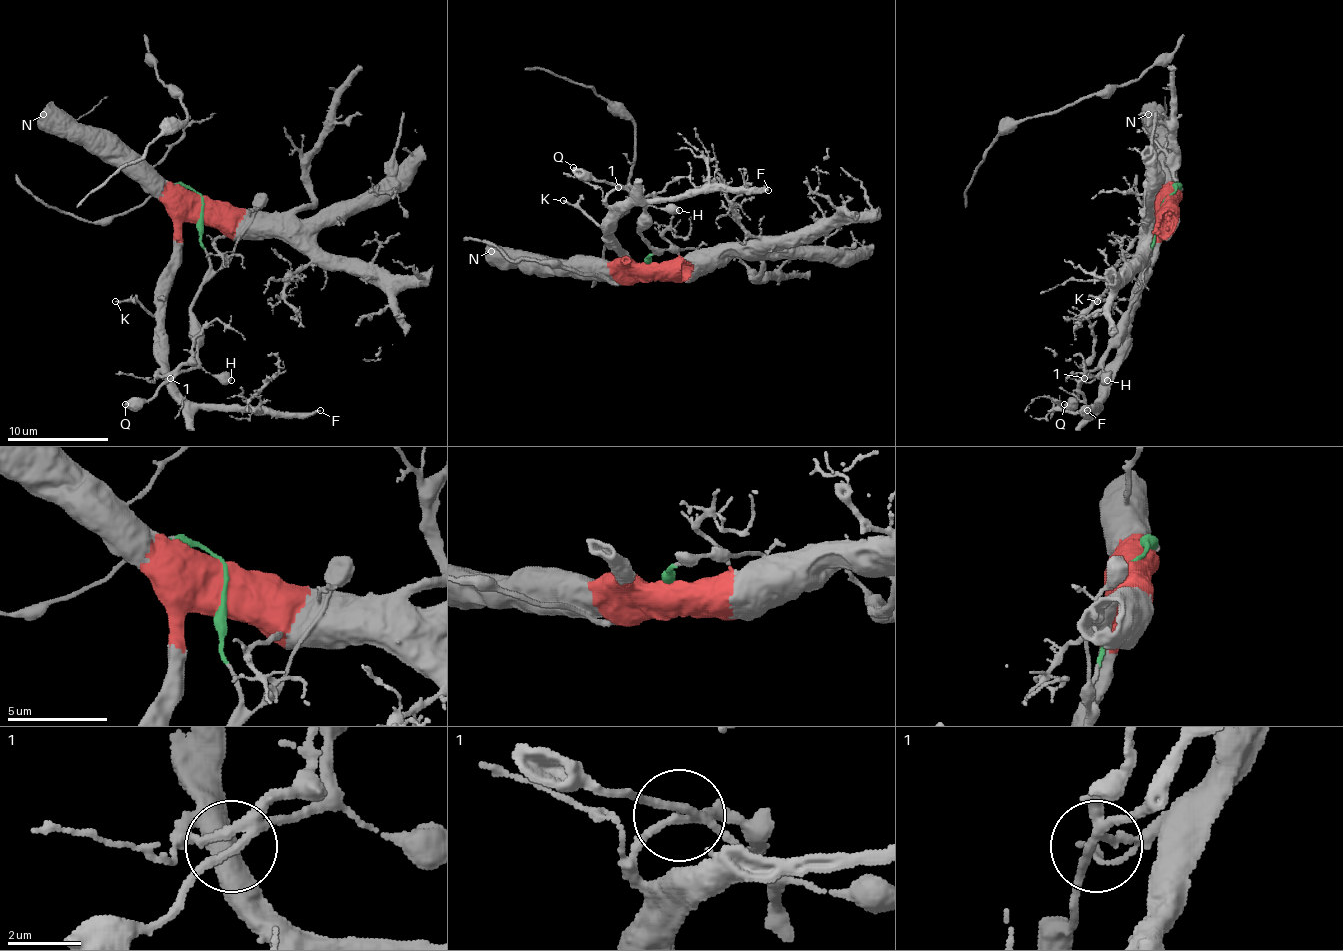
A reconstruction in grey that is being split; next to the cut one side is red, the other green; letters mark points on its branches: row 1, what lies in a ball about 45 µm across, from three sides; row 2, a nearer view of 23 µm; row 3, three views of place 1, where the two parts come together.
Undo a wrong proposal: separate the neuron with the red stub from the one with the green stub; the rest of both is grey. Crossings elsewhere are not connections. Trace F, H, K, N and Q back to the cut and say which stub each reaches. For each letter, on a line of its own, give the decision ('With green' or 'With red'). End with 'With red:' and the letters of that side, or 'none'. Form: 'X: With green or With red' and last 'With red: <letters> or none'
F: With red
H: With green
K: With red
N: With red
Q: With green
With red: F, K, N

